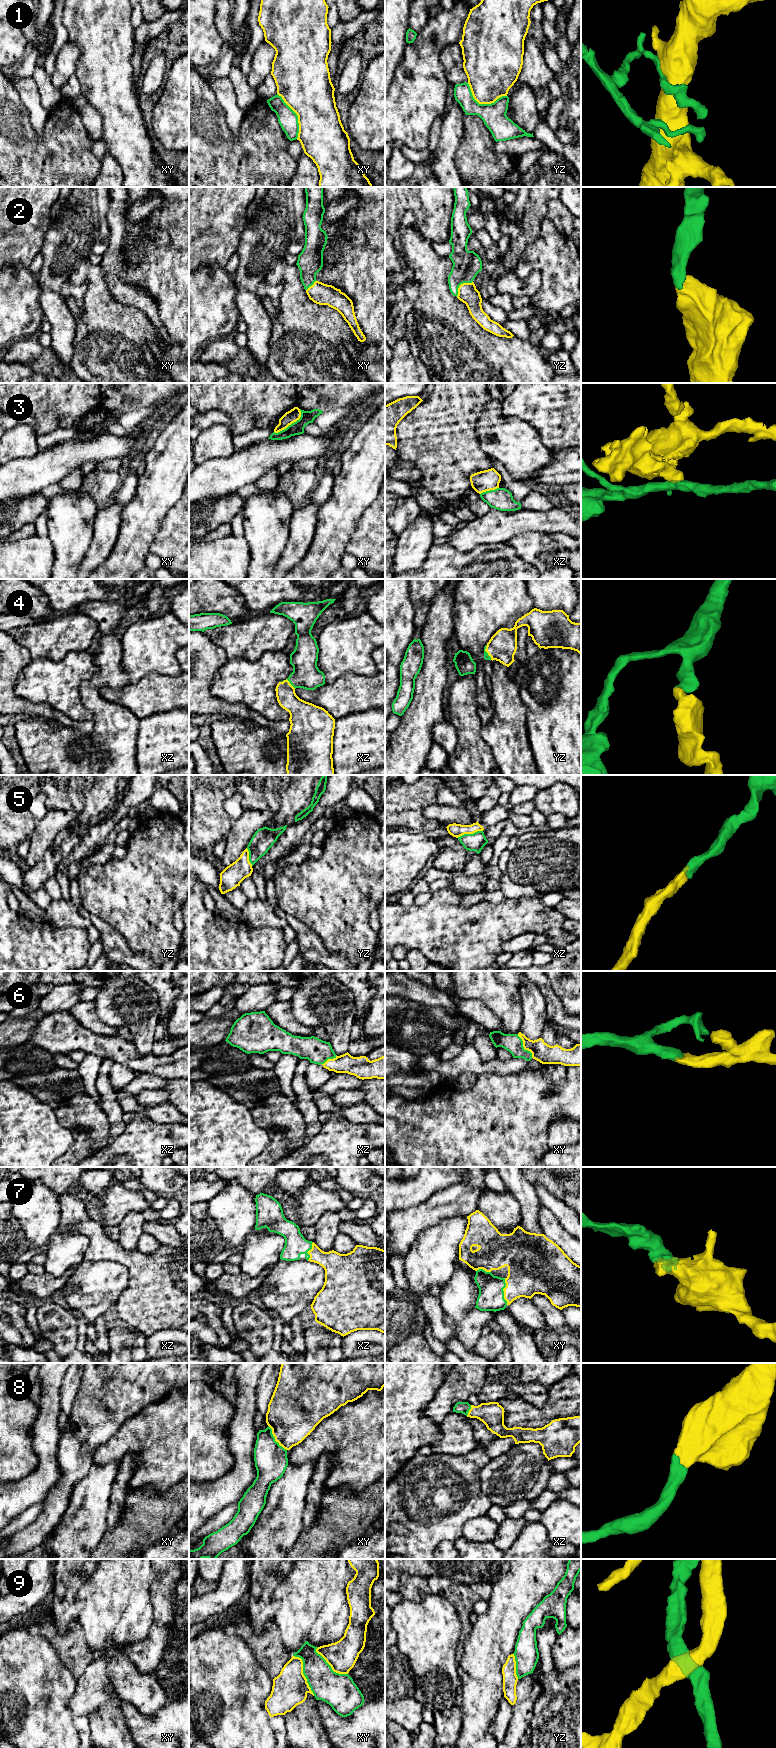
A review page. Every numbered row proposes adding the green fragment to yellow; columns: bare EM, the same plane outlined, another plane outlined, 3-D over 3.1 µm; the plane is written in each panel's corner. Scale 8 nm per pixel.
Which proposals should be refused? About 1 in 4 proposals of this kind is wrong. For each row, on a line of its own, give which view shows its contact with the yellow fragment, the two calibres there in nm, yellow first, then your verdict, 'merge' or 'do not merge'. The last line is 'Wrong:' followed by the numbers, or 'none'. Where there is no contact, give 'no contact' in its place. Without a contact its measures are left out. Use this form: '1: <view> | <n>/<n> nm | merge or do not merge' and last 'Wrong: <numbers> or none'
1: yz | 380/190 nm | do not merge
2: yz | 160/220 nm | merge
3: xy | 100/110 nm | do not merge
4: xz | 190/220 nm | merge
5: xz | 110/140 nm | merge
6: xy | 160/150 nm | merge
7: xy | 340/200 nm | merge
8: xy | 420/260 nm | merge
9: xy | 280/260 nm | do not merge
Wrong: 1, 3, 9

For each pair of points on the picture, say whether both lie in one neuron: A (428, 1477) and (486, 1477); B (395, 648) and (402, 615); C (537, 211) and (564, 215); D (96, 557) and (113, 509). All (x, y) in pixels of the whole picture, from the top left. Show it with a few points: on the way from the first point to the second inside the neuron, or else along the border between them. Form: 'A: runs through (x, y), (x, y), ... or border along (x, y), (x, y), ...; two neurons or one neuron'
A: border along (491, 1459), (479, 1474), (480, 1490), (488, 1498); two neurons
B: runs through (395, 640), (395, 623); one neuron
C: border along (558, 198), (548, 203), (545, 217); two neurons
D: runs through (101, 545), (105, 536), (107, 521); one neuron

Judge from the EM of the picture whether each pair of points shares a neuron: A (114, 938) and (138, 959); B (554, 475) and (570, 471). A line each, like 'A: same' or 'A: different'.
A: same
B: same

